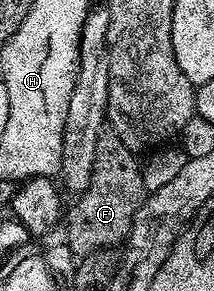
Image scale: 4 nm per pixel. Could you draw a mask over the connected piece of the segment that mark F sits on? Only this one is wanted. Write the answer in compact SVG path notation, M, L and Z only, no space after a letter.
M113 131L102 132L96 143L96 161L92 163L92 179L85 191L75 200L78 202L71 209L69 206L64 217L67 241L65 244L68 246L69 252L75 255L85 255L95 253L98 249L118 247L130 236L130 228L134 222L136 211L140 211L142 202L148 196L148 191L144 187L144 179L142 178L142 165L134 157L137 157L135 150L127 147Z

